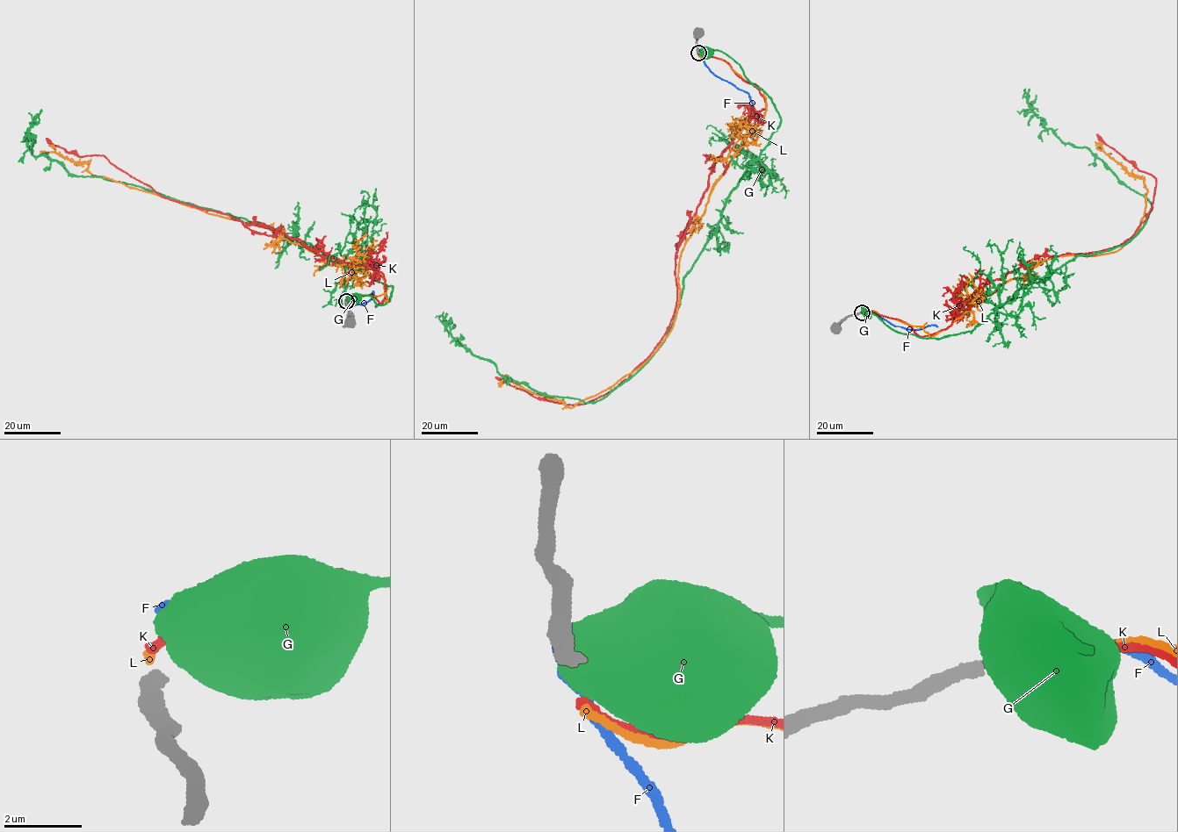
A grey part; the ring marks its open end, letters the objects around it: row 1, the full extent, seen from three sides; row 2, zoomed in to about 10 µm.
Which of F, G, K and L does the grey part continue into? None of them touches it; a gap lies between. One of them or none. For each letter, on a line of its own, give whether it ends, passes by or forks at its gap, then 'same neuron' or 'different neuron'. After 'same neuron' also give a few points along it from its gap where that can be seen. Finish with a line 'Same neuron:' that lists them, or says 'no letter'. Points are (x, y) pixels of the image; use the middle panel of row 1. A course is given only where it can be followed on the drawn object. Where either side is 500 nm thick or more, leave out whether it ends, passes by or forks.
F: it ends | different neuron
G: different neuron
K: it ends | different neuron
L: it ends | different neuron
Same neuron: no letter

